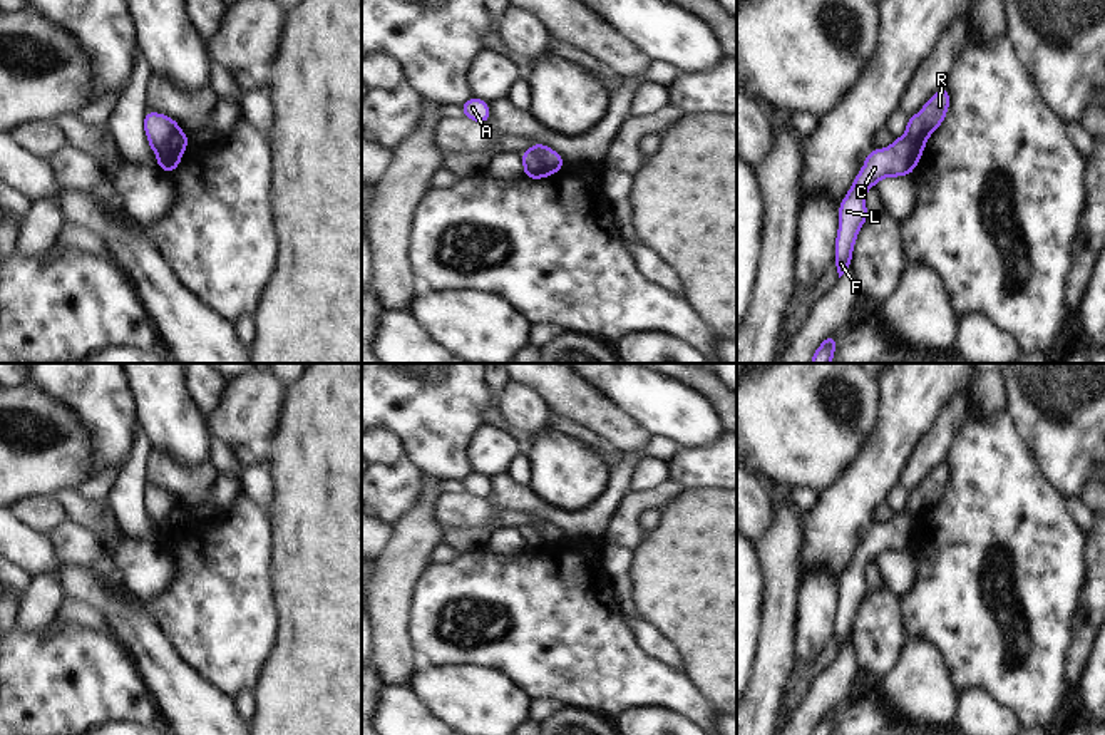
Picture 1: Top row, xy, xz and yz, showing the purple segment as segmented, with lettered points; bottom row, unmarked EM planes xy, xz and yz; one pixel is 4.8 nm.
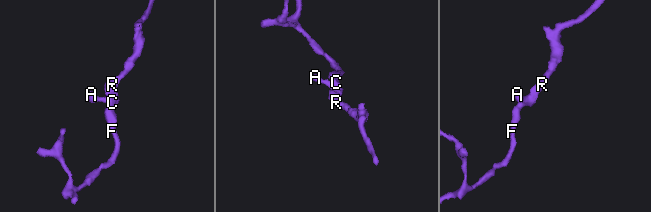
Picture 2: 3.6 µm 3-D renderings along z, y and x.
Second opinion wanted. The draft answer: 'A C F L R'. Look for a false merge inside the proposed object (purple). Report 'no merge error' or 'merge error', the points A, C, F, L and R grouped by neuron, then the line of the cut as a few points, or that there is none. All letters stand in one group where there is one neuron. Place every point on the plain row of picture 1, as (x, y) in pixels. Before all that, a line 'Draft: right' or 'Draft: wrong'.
Draft: wrong
merge error; groups A C F L / R; cut xy (179, 506), (156, 528)

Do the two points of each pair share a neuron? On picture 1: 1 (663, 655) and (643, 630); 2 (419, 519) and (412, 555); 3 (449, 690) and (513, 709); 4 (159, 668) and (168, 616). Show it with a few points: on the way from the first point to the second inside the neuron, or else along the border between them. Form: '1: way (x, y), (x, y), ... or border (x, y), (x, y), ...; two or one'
1: way (658, 648), (647, 637); one
2: way (419, 528), (412, 546); one
3: way (464, 699), (488, 709), (498, 709); one
4: border (151, 616), (188, 665); two

